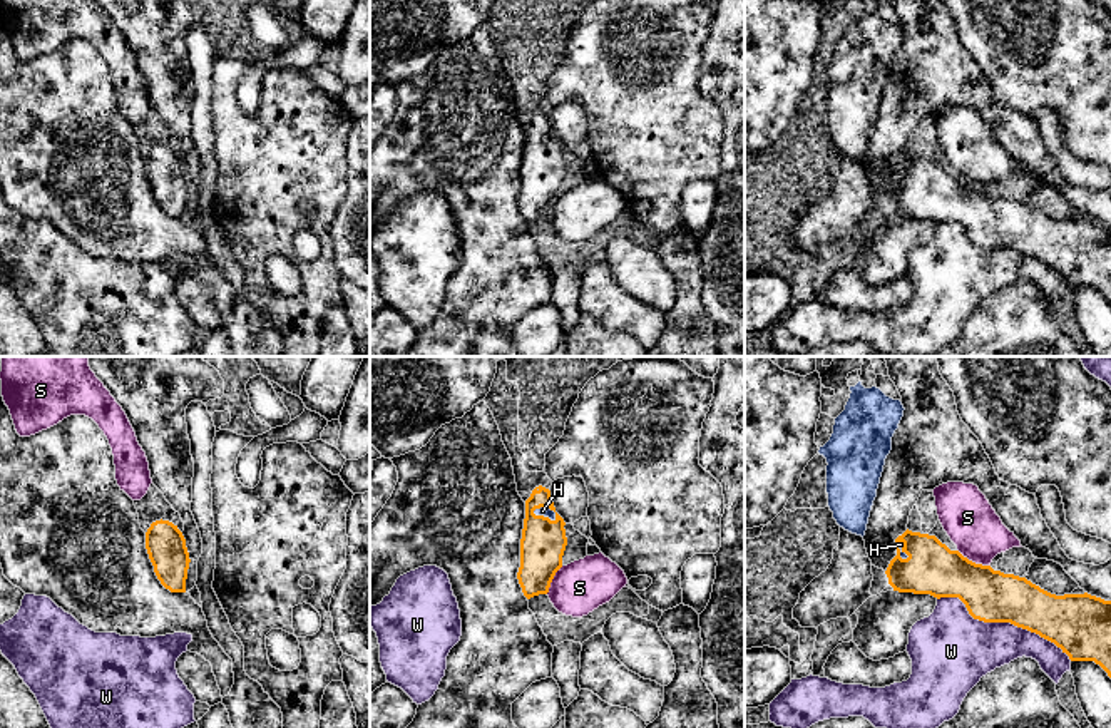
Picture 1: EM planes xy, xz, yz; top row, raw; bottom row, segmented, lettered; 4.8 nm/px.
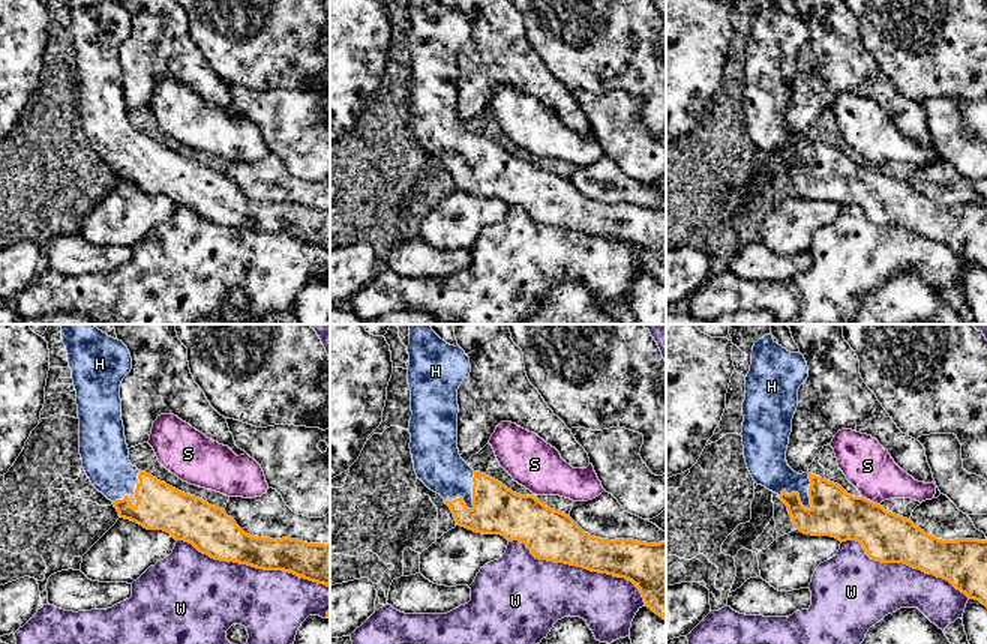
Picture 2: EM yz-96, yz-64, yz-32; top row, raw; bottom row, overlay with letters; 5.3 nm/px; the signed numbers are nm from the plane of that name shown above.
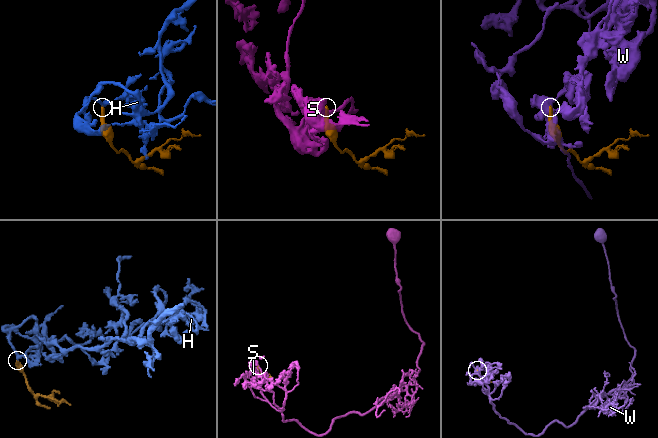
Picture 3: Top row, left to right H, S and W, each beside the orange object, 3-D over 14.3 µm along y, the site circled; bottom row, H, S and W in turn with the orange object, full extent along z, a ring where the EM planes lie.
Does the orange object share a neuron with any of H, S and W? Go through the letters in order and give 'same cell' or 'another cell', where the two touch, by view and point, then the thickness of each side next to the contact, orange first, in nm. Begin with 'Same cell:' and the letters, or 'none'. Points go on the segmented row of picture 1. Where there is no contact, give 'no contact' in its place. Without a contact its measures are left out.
Same cell: H
H: same cell; meets orange in xz at (542, 516); 220 nm thick on the orange side, 50 nm on the other
S: another cell; meets orange in yz at (974, 563); 260 nm thick on the orange side, 260 nm on the other
W: another cell; meets orange in yz at (1003, 621); 260 nm thick on the orange side, 340 nm on the other

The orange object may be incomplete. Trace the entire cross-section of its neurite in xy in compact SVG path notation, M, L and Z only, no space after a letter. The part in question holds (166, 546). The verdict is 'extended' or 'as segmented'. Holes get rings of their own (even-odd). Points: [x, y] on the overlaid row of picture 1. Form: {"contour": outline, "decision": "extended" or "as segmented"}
{"contour": "M156 520L146 532L146 549L161 584L186 592L189 552L182 532L169 520Z", "decision": "as segmented"}

